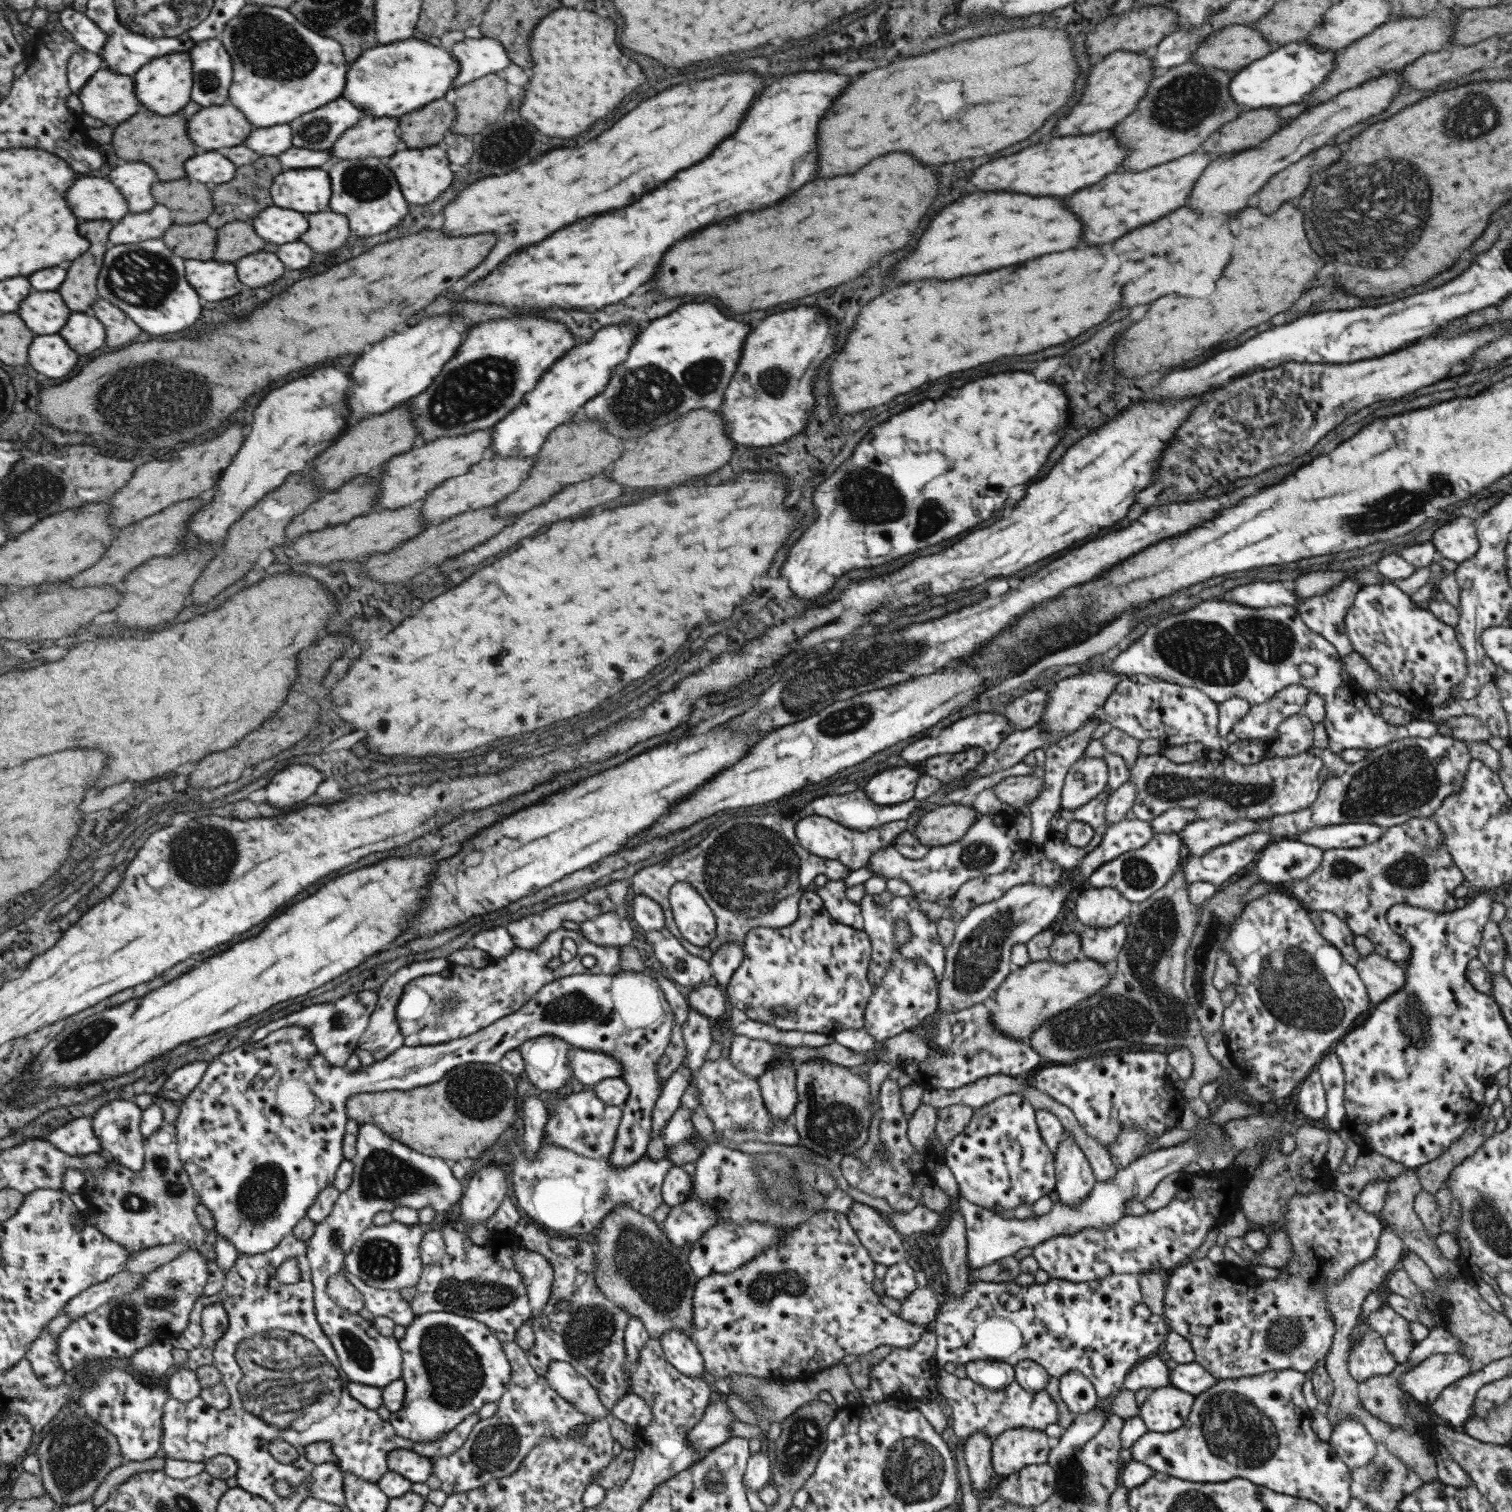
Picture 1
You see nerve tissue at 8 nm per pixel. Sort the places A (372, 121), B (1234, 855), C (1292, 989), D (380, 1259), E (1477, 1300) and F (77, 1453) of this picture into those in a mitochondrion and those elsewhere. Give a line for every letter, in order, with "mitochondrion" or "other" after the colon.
A: other
B: other
C: mitochondrion
D: mitochondrion
E: other
F: mitochondrion

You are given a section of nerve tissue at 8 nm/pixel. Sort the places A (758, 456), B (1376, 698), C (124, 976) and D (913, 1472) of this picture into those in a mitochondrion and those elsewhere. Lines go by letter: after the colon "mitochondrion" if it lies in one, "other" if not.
A: other
B: other
C: other
D: mitochondrion

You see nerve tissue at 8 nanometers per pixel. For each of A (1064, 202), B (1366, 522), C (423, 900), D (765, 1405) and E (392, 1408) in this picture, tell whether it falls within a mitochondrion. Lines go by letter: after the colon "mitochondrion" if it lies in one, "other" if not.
A: other
B: mitochondrion
C: other
D: mitochondrion
E: other

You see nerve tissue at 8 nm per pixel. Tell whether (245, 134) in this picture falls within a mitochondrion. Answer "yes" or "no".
no

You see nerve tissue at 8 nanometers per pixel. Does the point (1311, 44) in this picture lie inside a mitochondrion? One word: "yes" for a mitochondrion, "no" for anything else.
no

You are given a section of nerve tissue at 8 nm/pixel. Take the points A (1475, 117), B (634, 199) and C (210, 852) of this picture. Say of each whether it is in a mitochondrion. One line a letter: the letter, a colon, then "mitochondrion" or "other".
A: mitochondrion
B: other
C: mitochondrion

